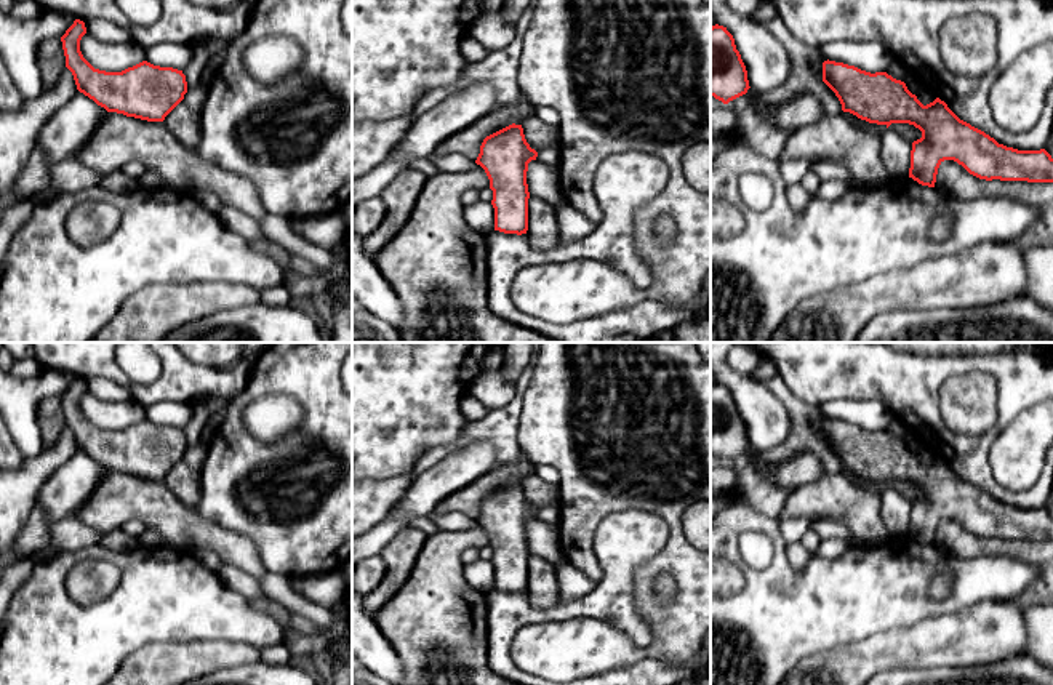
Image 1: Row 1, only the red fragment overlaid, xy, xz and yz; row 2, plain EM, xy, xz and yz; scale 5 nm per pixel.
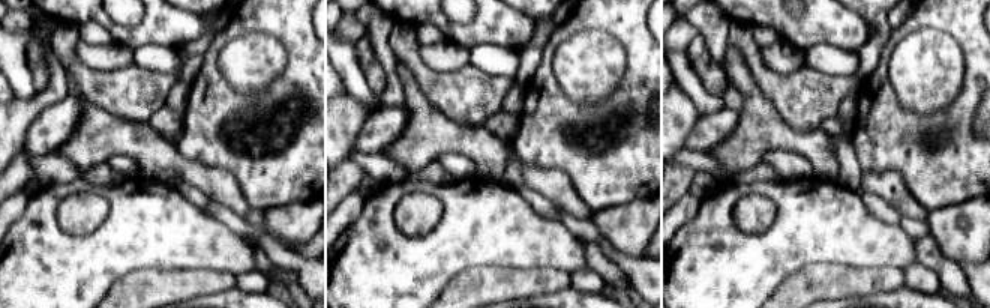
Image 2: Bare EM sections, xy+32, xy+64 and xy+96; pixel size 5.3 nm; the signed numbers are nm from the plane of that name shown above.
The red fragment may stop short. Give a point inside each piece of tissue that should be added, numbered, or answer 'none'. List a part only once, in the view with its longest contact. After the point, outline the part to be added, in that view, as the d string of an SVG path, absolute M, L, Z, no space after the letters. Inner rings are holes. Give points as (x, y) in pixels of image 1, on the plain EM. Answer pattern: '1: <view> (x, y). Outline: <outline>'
none

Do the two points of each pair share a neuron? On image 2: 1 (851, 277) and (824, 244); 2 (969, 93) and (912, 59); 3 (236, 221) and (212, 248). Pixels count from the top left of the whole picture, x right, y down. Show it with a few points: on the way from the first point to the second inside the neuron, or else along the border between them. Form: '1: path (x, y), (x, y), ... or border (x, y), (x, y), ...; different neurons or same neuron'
1: border (806, 265), (843, 263), (875, 268); different neurons
2: border (963, 53), (965, 74), (962, 89), (936, 113); different neurons
3: border (204, 211), (246, 241); different neurons

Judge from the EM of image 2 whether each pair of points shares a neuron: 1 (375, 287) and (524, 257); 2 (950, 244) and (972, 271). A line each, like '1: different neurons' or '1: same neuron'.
1: same neuron
2: different neurons

